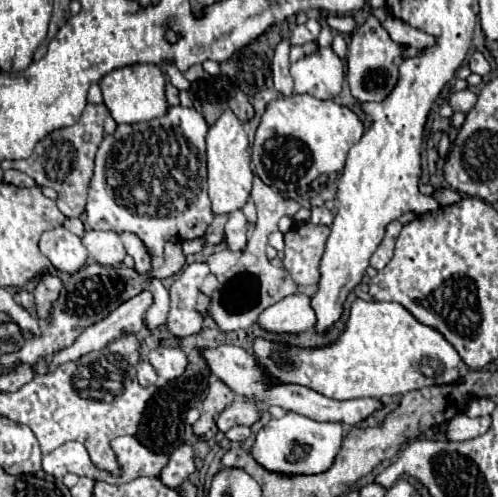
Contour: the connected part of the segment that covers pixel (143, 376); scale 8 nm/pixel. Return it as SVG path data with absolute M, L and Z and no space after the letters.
M141 361L139 363L137 377L139 377L139 385L143 385L143 387L149 387L149 385L153 385L157 381L157 373L151 367L151 363L147 363L147 361Z

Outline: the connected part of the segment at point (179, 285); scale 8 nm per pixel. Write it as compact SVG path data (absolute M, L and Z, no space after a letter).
M205 263L187 265L171 285L171 311L167 327L175 337L189 337L201 331L209 297L201 293L201 283L209 275Z

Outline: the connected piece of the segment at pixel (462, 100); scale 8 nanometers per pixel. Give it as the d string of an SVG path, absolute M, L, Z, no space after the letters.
M465 89L465 91L453 91L451 99L449 99L449 105L453 107L453 111L469 113L473 109L475 101L477 101L477 95L471 89Z

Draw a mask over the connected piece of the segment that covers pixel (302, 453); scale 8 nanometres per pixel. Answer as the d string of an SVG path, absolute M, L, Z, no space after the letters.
M287 413L259 429L249 455L267 471L279 471L281 475L317 475L331 467L339 453L341 439L343 429L339 423L319 423L299 413Z

